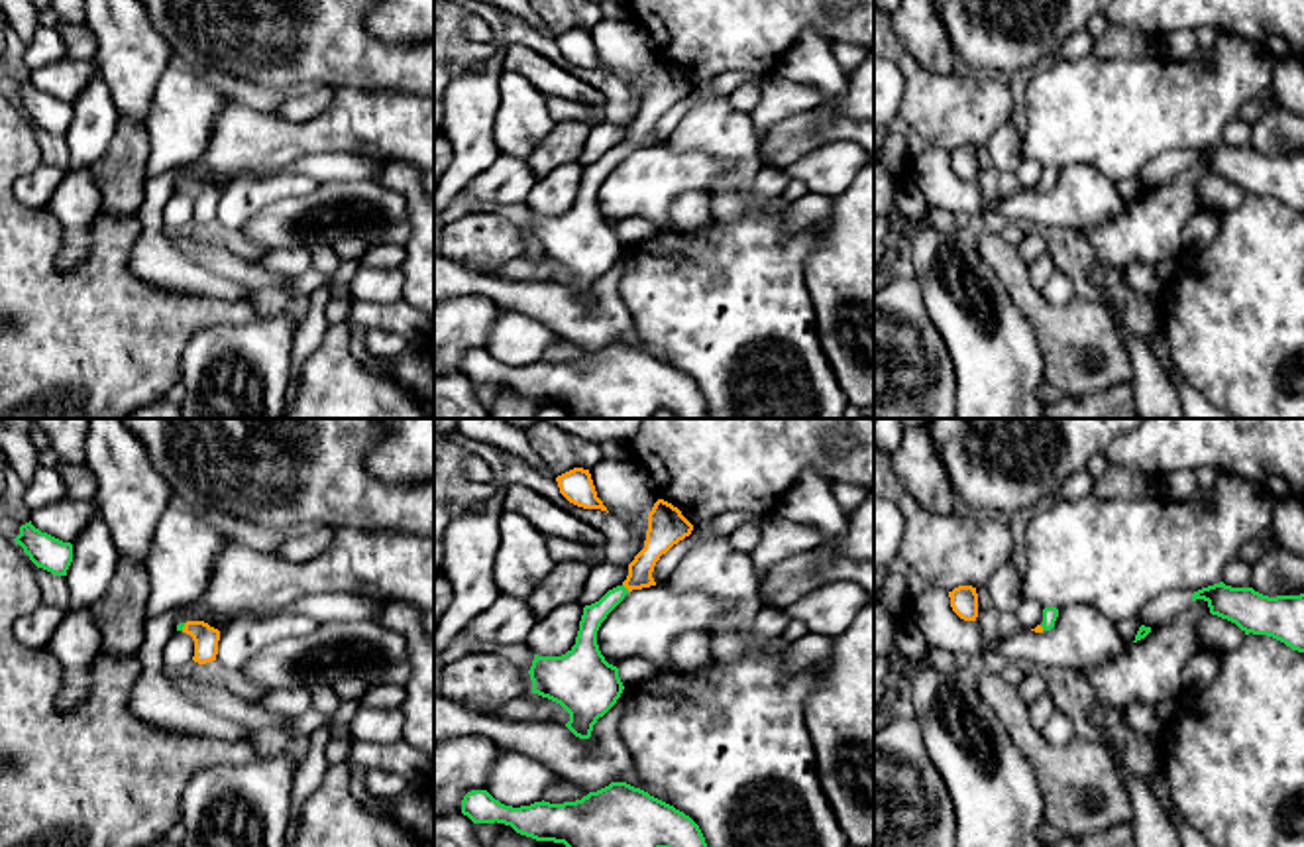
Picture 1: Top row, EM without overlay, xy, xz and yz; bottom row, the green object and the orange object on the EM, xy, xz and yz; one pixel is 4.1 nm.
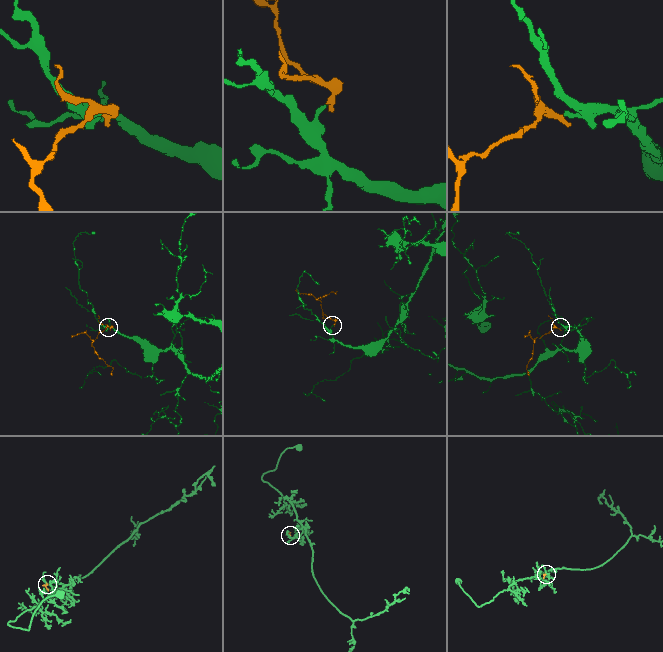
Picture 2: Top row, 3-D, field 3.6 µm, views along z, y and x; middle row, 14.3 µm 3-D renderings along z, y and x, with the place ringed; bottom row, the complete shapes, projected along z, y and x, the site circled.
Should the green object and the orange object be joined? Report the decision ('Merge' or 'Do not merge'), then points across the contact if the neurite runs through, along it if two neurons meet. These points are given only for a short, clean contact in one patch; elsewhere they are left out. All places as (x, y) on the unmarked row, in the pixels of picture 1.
Merge. Path across: xz (596, 173), (625, 148), (639, 134), (660, 99)

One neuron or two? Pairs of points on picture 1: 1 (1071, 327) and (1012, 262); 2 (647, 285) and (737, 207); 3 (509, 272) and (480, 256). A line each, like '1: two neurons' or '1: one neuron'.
1: one neuron
2: two neurons
3: two neurons

